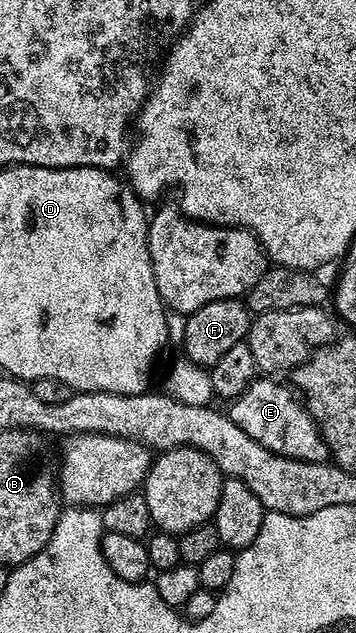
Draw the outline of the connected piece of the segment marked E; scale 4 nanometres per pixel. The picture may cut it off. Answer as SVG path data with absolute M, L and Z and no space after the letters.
M272 377L255 378L240 396L231 400L229 407L232 408L226 411L228 418L238 425L238 429L242 429L242 433L254 437L258 445L270 449L276 455L311 463L325 462L330 452L324 438L320 436L320 427L307 406L298 398L297 392L291 386L288 388L286 384L276 382L280 381Z

